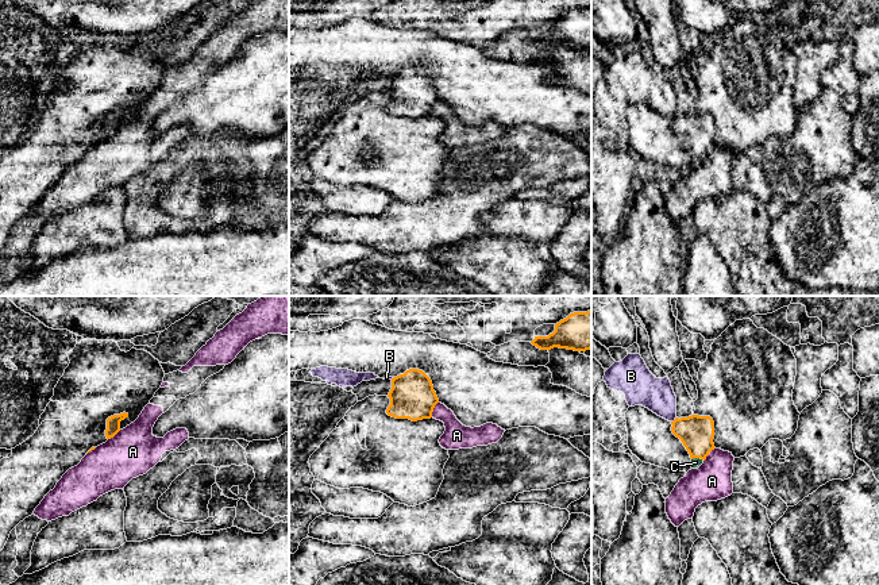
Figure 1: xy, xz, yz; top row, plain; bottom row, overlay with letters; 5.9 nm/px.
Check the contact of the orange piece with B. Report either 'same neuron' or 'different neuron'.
different neuron

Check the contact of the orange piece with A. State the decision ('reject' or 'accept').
reject

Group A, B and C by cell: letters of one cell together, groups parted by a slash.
A / B / C

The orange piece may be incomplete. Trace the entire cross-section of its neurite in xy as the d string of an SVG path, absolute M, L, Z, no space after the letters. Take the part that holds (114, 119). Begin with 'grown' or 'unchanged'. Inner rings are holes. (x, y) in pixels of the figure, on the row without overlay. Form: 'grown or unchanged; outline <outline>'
unchanged; outline M123 109L120 112L113 112L107 116L107 127L105 134L107 136L113 135L120 128L120 119L128 115L128 111Z

